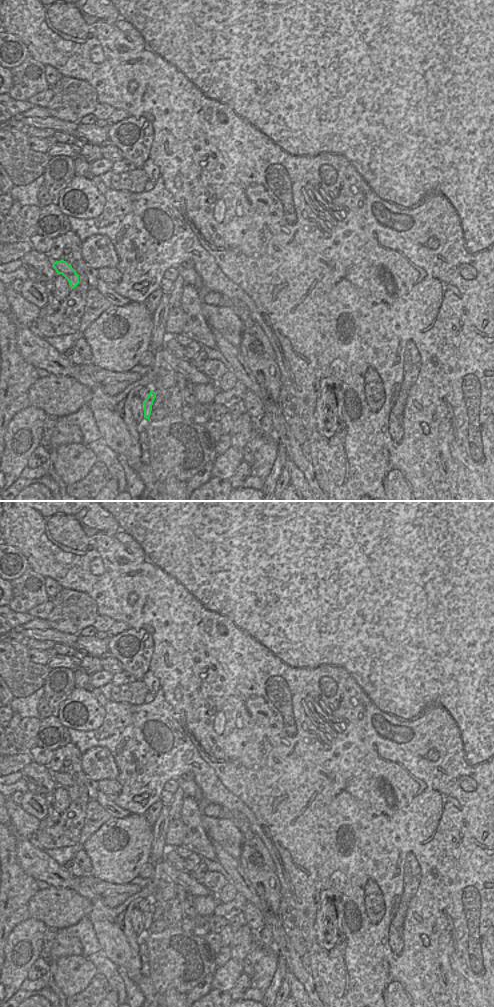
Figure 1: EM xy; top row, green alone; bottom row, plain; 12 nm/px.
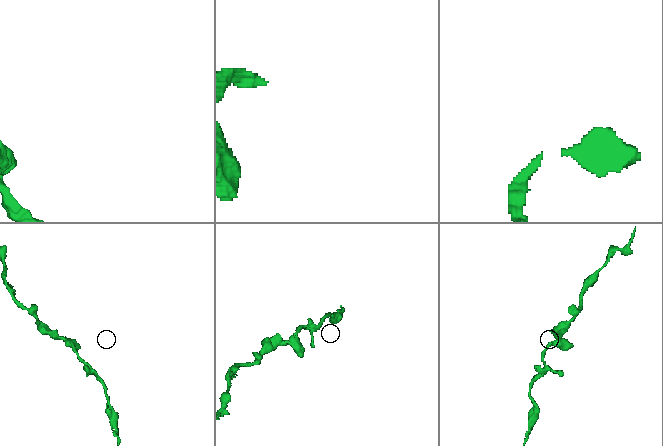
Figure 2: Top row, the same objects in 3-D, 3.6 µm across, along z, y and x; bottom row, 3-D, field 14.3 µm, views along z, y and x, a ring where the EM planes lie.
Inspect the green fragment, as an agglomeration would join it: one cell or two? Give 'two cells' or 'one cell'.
one cell

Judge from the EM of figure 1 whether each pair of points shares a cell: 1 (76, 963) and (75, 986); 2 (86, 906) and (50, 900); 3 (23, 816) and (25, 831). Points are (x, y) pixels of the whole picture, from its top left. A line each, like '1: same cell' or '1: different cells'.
1: same cell
2: same cell
3: same cell

